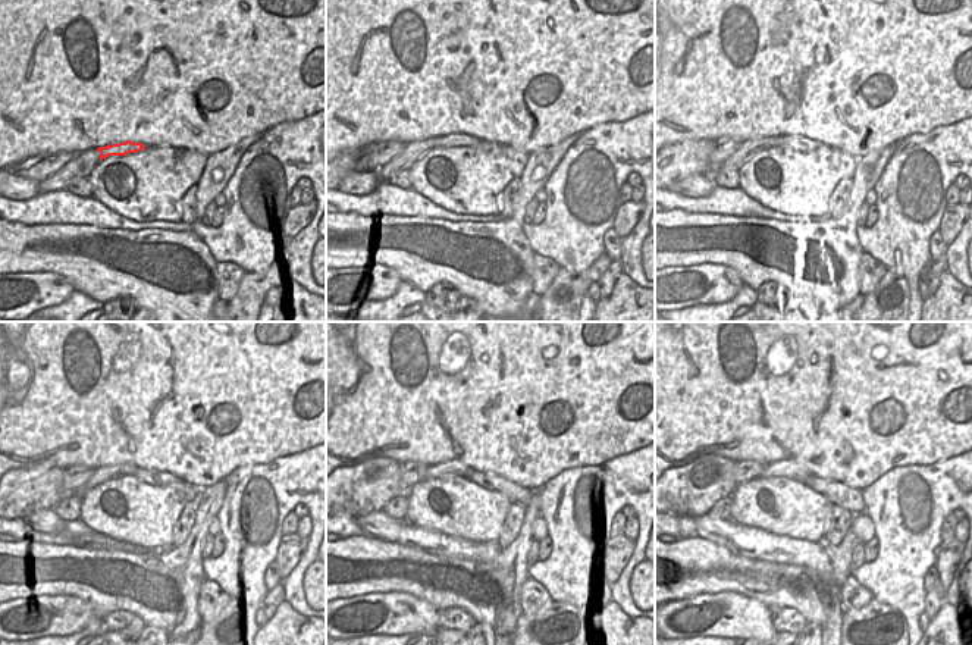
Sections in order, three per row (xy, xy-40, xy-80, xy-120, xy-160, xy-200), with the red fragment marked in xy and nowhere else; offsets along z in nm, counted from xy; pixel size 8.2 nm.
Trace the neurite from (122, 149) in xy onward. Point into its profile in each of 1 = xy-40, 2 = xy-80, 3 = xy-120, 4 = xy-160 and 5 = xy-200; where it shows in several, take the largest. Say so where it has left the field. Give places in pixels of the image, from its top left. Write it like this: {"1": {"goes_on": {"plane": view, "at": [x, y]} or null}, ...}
{"1": {"goes_on": {"plane": "xy-40", "at": [454, 140]}}, "2": {"goes_on": {"plane": "xy-80", "at": [798, 143]}}, "3": {"goes_on": {"plane": "xy-120", "at": [154, 478]}}, "4": {"goes_on": {"plane": "xy-160", "at": [516, 494]}}, "5": {"goes_on": {"plane": "xy-200", "at": [849, 498]}}}

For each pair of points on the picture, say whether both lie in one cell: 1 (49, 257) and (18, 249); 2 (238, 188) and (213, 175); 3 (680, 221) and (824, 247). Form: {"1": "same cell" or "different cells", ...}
{"1": "same cell", "2": "different cells", "3": "same cell"}

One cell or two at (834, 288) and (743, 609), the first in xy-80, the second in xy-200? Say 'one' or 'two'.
two

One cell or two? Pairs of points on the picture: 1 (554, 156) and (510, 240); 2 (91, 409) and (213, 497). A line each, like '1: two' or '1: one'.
1: one
2: two

